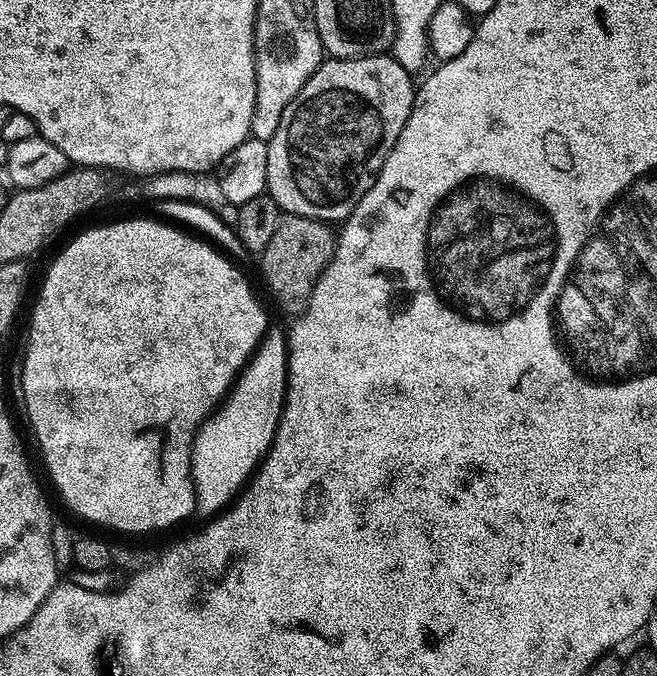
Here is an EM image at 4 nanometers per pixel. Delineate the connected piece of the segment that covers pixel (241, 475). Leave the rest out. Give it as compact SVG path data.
M269 327L236 383L216 411L200 425L192 440L192 485L196 491L196 512L212 518L225 511L258 465L280 425L284 394L288 387L288 338L285 329Z

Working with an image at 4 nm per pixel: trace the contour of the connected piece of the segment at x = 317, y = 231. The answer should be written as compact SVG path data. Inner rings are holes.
M281 215L278 230L274 230L266 250L259 253L260 272L272 291L272 296L291 314L303 313L308 299L336 248L336 236L327 223L305 216Z

